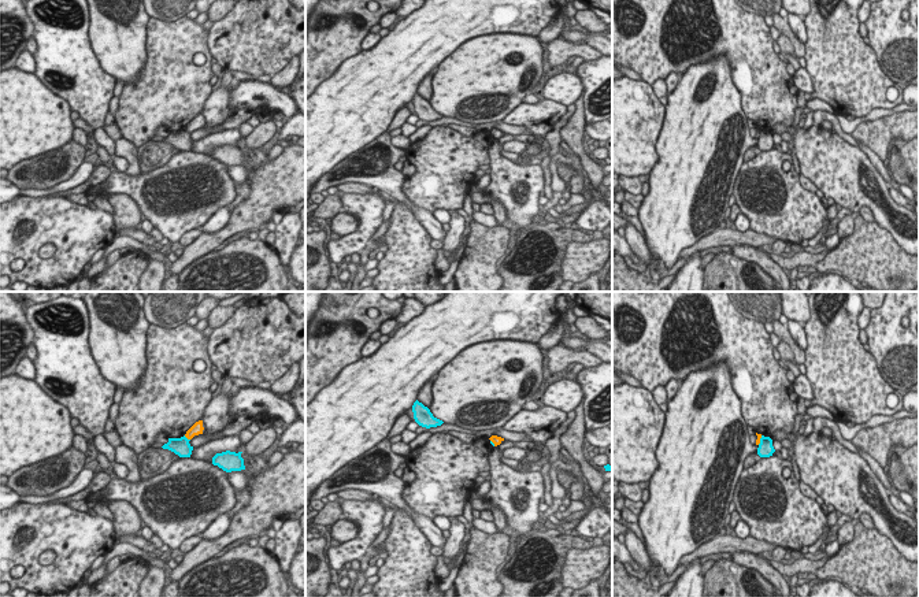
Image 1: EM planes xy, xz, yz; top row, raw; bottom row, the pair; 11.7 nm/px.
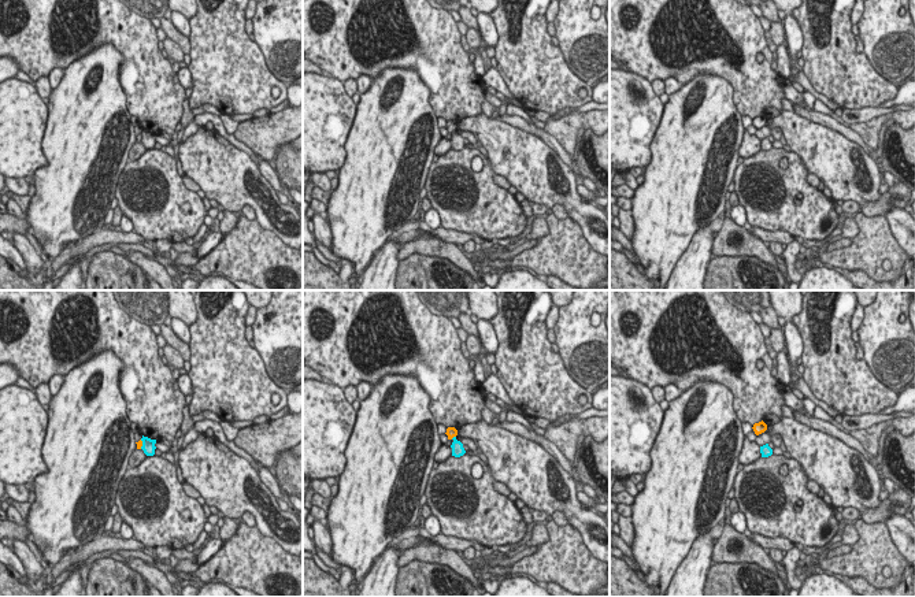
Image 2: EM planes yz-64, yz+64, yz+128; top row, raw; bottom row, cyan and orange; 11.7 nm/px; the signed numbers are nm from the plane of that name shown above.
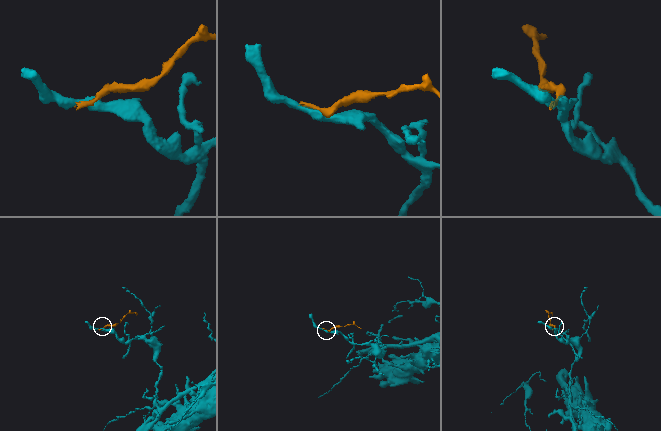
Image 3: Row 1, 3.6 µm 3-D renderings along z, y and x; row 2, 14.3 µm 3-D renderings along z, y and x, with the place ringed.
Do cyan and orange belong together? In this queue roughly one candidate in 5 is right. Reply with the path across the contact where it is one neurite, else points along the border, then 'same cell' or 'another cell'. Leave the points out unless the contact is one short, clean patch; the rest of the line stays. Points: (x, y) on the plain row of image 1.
along xy (184, 129), (189, 133) | another cell

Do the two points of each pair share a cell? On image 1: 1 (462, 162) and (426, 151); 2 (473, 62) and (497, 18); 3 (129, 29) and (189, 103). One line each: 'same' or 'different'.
1: same
2: different
3: different

